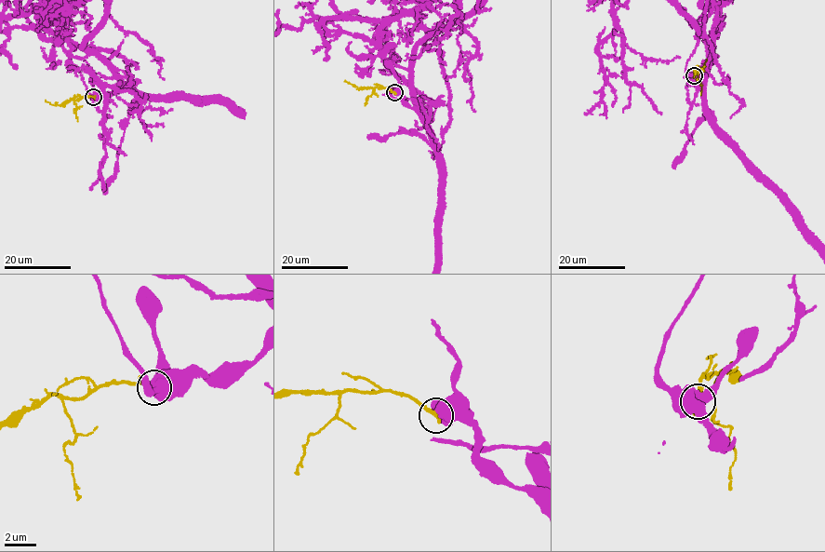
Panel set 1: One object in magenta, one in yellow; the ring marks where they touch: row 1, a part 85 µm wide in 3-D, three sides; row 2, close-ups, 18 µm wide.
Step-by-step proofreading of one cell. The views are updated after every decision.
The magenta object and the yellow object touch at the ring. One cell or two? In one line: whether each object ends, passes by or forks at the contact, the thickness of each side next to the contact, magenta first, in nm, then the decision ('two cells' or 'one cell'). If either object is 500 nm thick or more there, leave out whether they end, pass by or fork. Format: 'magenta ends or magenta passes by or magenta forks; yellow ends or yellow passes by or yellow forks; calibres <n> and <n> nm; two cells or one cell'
calibres 600 and 280 nm; two cells

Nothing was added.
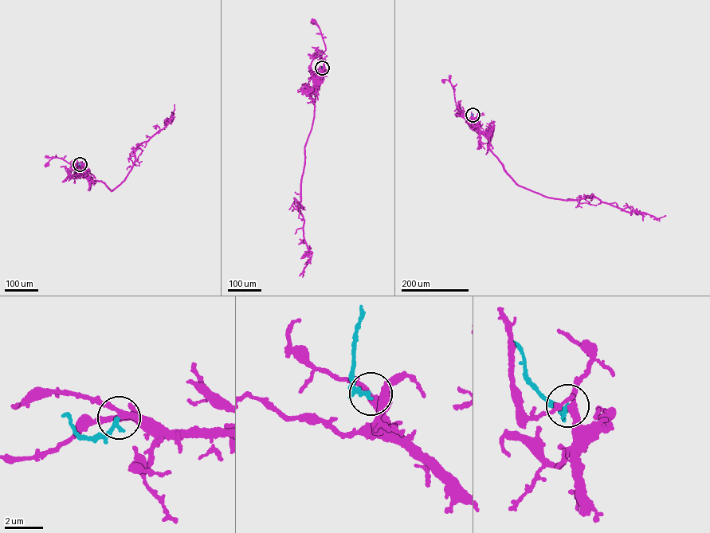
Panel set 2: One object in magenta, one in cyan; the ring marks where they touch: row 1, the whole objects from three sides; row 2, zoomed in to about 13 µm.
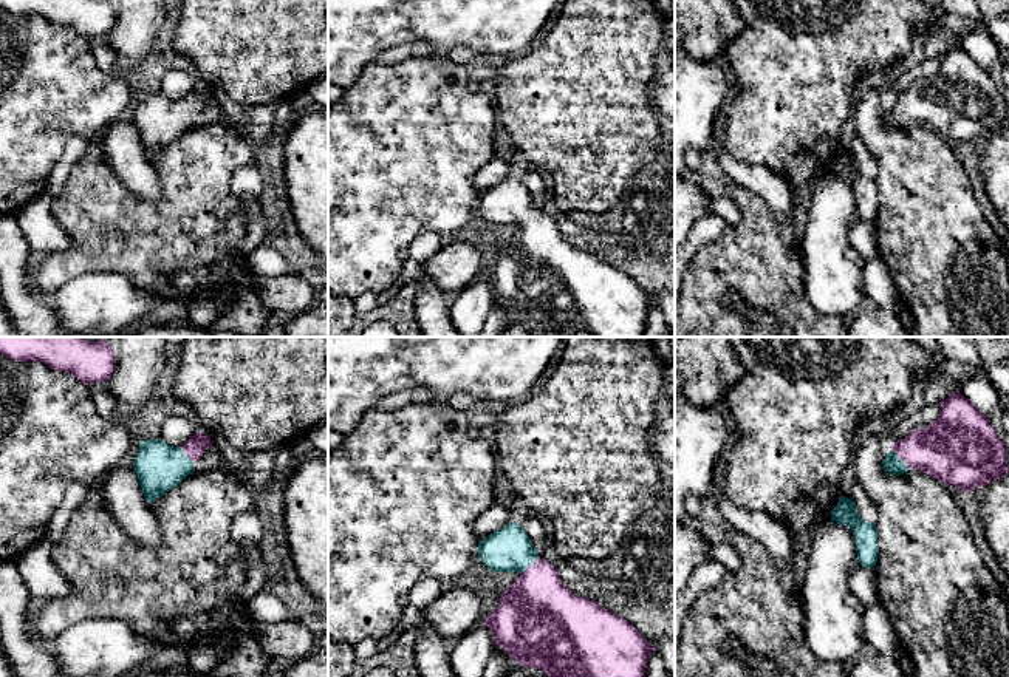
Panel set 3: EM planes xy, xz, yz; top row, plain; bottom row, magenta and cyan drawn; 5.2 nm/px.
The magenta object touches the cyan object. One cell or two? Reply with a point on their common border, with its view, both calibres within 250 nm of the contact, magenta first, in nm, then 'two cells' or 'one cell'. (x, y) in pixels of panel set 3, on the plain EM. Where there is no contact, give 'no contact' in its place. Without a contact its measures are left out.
meets magenta in xz at (531, 218); 400 nm thick on the magenta side, 240 nm on the other; one cell

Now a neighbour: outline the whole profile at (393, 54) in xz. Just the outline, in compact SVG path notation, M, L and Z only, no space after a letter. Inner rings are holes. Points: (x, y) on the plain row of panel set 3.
M421 42L415 46L410 43L404 43L404 45L398 45L398 46L382 51L376 57L376 60L382 65L392 65L392 63L396 63L402 59L415 56L415 54L418 54L421 57L427 57L427 56L433 56L433 53L435 53L435 45L430 42Z

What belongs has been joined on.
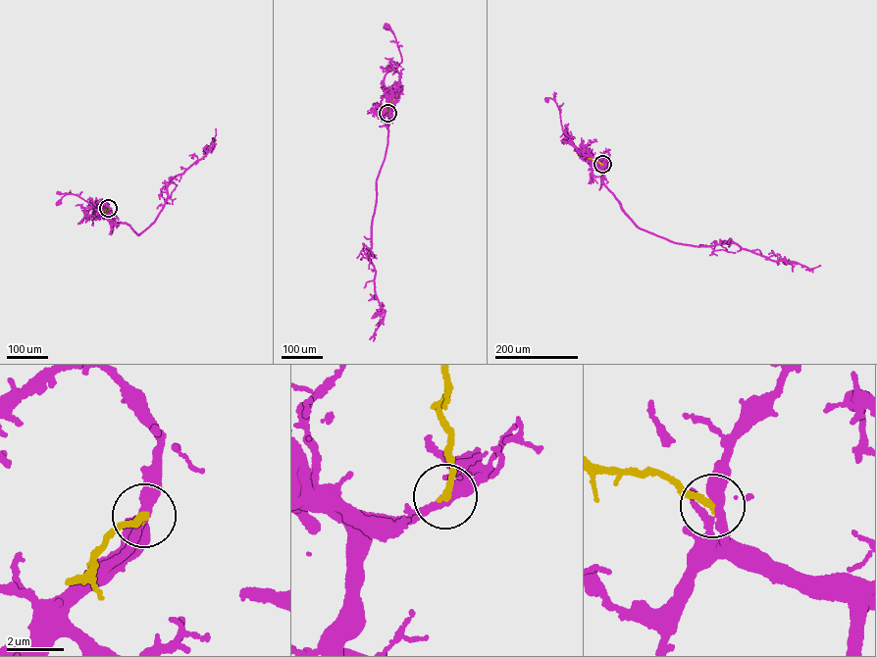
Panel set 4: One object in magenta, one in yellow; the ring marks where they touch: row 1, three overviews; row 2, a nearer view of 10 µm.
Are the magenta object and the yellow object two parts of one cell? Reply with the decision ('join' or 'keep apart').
keep apart

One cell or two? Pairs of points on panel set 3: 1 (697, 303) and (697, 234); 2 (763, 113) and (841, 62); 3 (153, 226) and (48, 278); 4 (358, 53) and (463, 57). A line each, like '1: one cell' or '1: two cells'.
1: two cells
2: one cell
3: one cell
4: two cells

